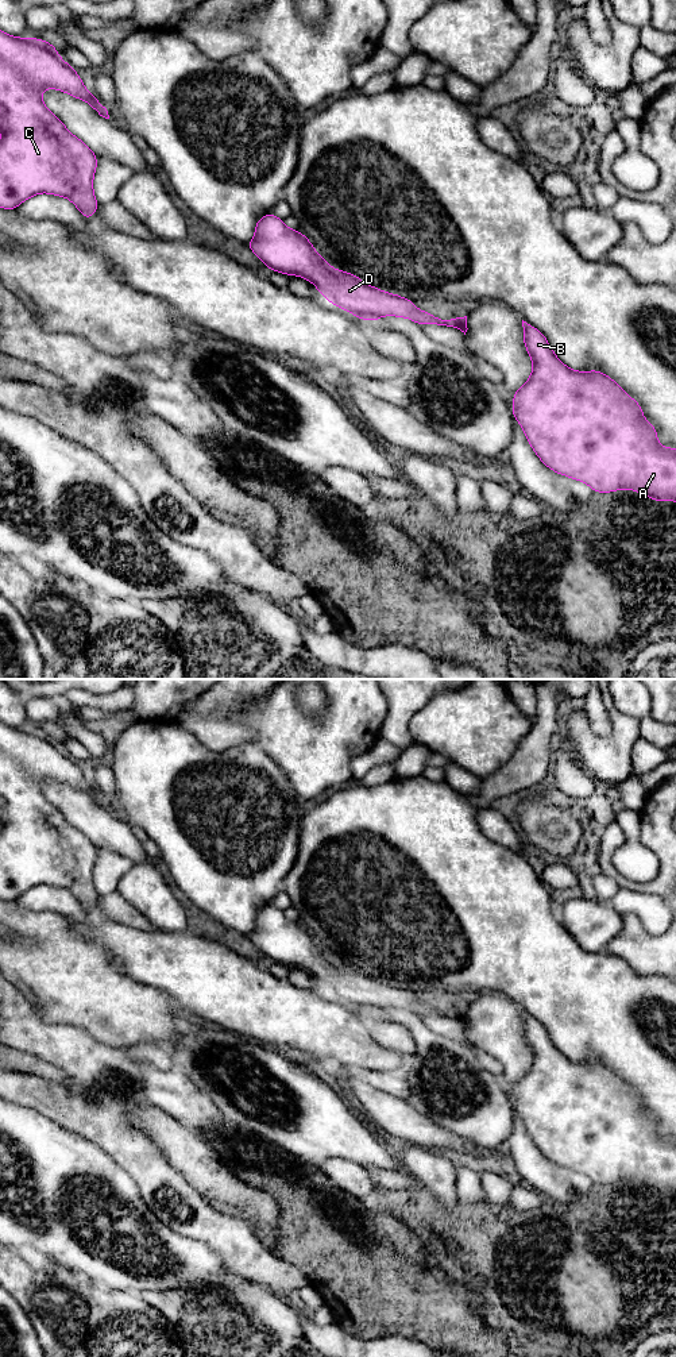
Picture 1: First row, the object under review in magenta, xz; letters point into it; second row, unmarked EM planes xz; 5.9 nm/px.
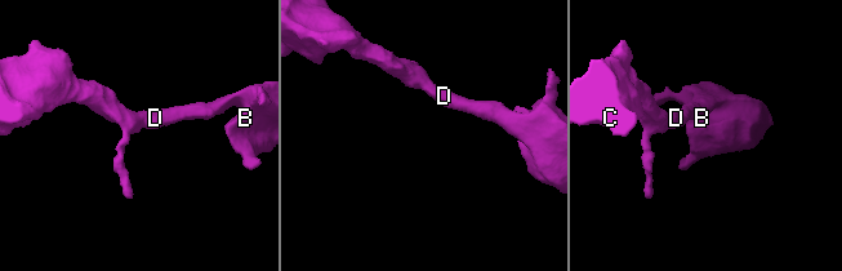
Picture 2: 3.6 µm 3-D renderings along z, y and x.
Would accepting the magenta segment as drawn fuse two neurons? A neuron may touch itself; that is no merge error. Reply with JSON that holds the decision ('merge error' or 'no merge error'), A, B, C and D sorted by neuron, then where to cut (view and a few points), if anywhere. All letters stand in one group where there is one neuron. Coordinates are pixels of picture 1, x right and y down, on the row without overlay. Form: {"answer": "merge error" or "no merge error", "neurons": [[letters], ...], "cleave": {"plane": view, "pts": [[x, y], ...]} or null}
{"answer": "no merge error", "neurons": [["A", "B", "C", "D"]], "cleave": null}

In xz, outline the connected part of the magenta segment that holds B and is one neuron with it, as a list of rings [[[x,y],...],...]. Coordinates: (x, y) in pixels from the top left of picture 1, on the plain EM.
[[[522,1011],[524,1018],[524,1036],[525,1040],[533,1052],[533,1061],[529,1071],[515,1082],[513,1088],[511,1103],[517,1114],[522,1118],[526,1130],[540,1149],[540,1152],[549,1159],[552,1163],[569,1168],[576,1172],[587,1175],[596,1184],[611,1184],[615,1181],[636,1181],[640,1186],[644,1186],[653,1192],[675,1192],[676,1194],[676,1140],[665,1140],[657,1132],[657,1121],[645,1111],[641,1096],[630,1087],[627,1087],[623,1080],[609,1067],[603,1065],[599,1061],[591,1063],[575,1063],[565,1057],[553,1044],[546,1029],[536,1018],[528,1015]]]

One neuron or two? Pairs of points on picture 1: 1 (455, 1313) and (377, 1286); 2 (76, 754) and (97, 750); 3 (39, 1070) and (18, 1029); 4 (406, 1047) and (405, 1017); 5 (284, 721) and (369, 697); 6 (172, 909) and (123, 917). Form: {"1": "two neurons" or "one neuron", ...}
{"1": "one neuron", "2": "two neurons", "3": "two neurons", "4": "two neurons", "5": "one neuron", "6": "two neurons"}

